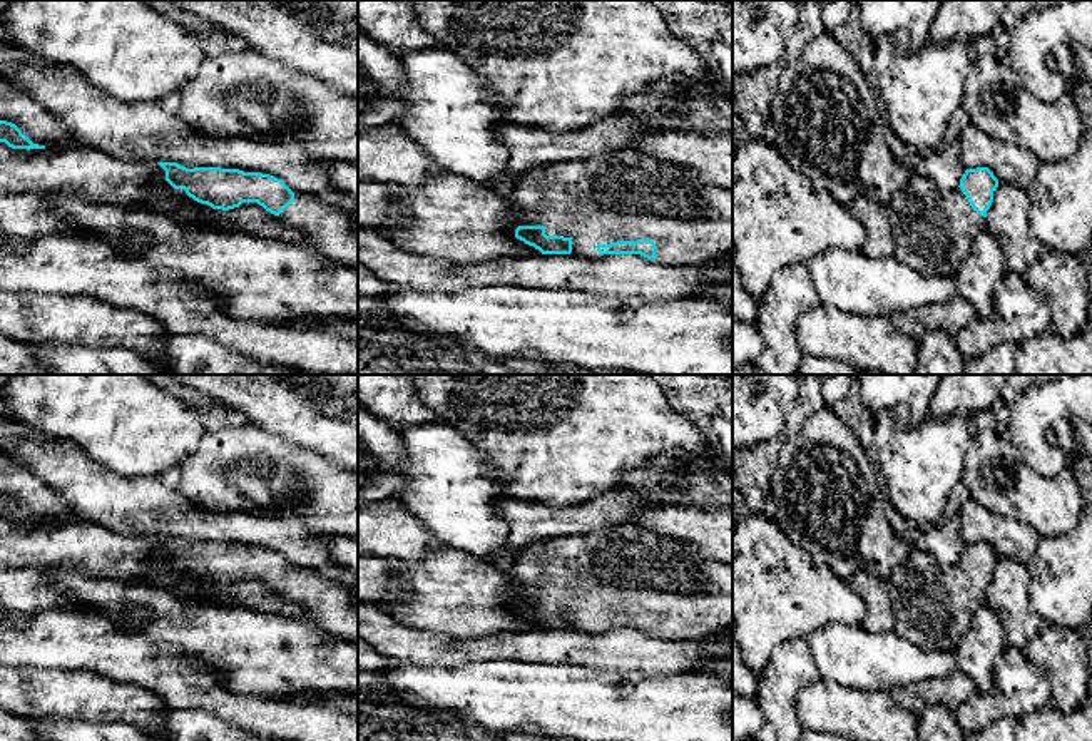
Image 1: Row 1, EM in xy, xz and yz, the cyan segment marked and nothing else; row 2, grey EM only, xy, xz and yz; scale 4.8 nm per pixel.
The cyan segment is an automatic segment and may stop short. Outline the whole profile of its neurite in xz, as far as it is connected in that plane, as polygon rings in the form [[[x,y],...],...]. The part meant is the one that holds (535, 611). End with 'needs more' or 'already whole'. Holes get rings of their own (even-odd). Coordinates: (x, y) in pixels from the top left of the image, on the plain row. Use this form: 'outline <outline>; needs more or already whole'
outline [[[634,524],[530,544],[507,574],[523,585],[515,612],[542,629],[640,629],[674,641],[732,629],[732,564],[704,559],[697,549]]]; needs more

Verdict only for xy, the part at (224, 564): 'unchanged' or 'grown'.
grown

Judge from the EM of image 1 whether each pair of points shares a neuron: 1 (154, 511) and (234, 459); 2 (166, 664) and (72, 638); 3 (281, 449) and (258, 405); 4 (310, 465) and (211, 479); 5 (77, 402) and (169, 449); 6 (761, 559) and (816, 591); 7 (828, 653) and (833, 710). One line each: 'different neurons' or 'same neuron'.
1: different neurons
2: same neuron
3: different neurons
4: same neuron
5: same neuron
6: same neuron
7: different neurons

